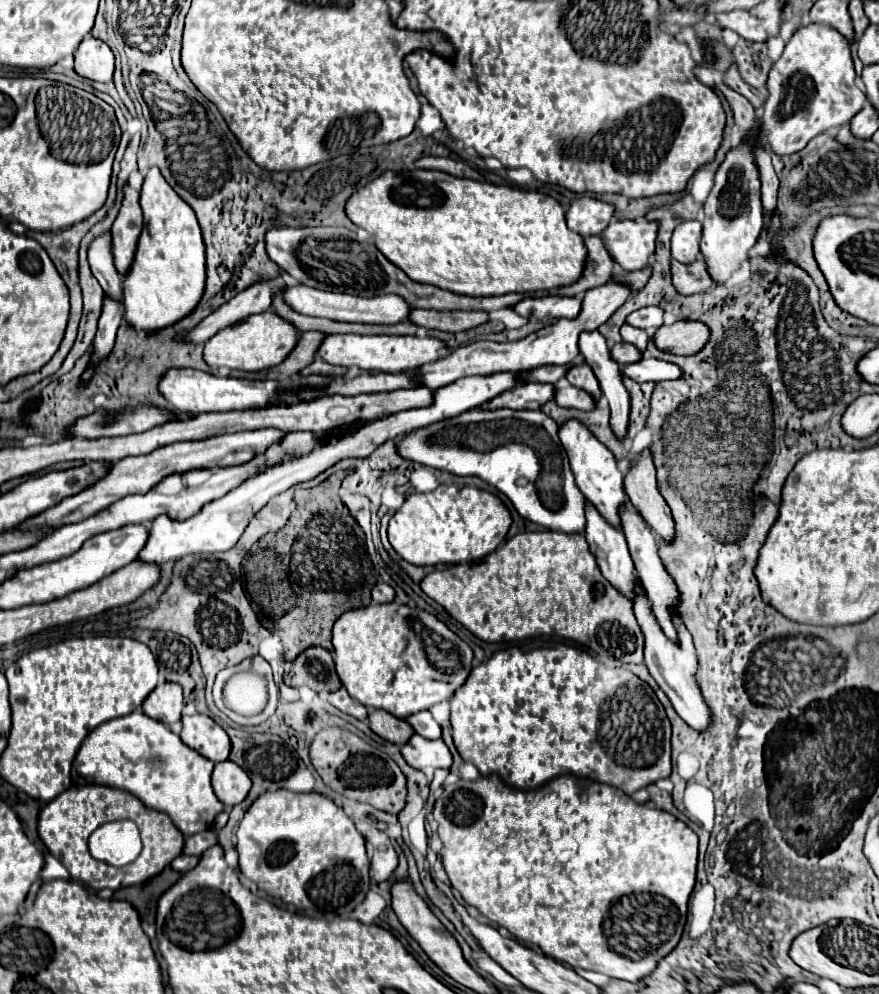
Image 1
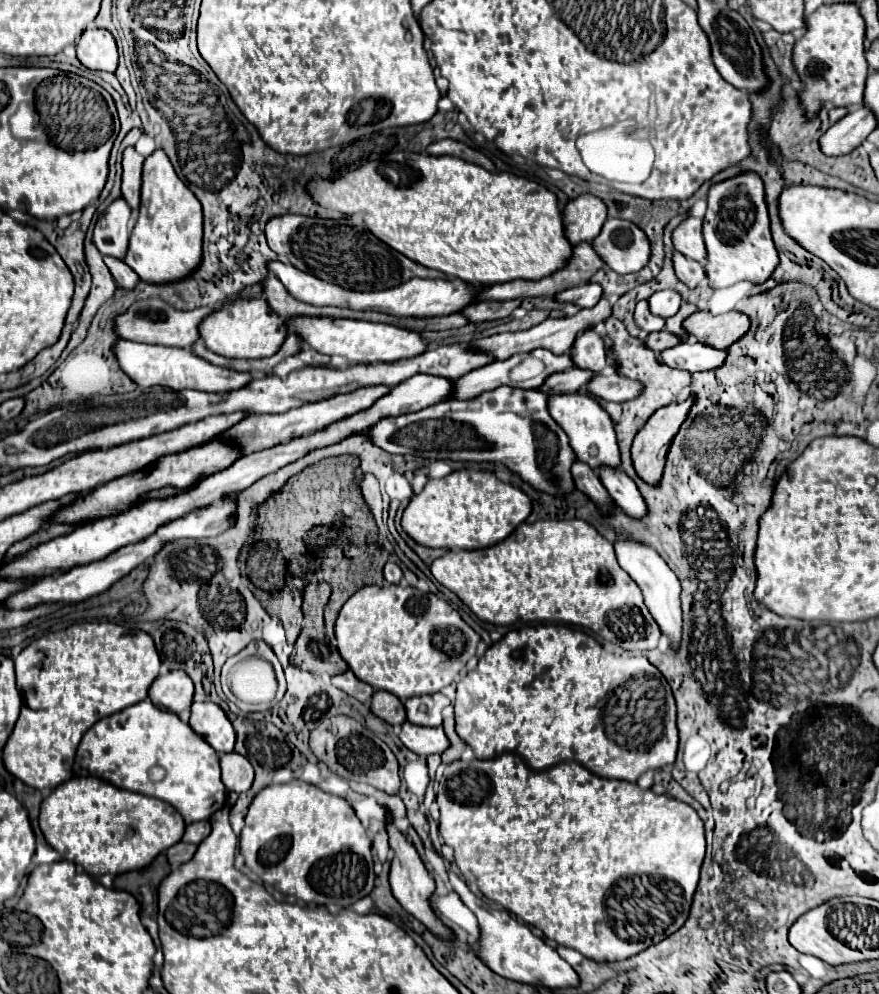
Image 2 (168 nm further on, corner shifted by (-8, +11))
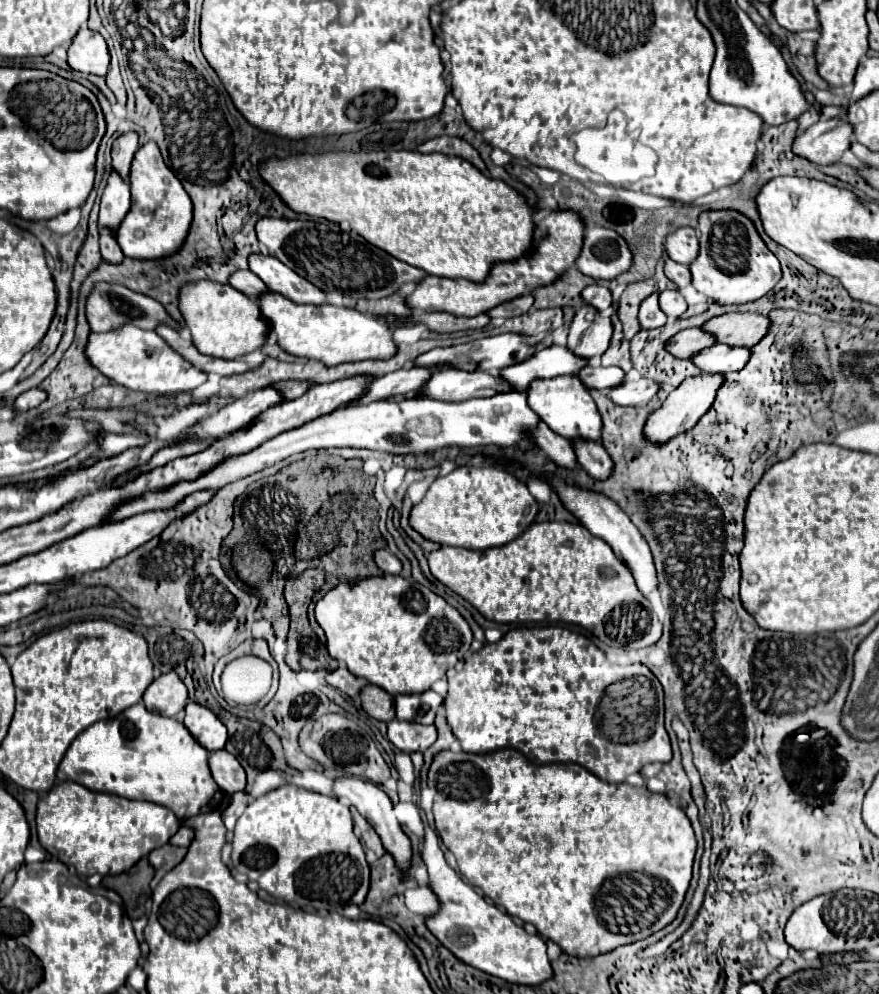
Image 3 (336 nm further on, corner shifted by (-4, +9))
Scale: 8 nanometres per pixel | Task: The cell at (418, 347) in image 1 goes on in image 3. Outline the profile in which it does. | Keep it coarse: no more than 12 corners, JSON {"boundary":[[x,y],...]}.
{"boundary":[[267,293],[261,313],[297,357],[391,359],[391,329],[335,305]]}

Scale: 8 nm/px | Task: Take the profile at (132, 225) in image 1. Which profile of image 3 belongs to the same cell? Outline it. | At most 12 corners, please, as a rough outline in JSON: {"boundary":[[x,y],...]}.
{"boundary":[[137,133],[121,135],[111,151],[113,169],[129,179]]}

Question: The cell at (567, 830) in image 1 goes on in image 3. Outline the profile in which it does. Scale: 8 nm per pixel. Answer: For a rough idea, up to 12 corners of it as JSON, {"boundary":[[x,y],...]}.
{"boundary":[[441,751],[461,875],[573,957],[677,917],[697,839],[645,787]]}

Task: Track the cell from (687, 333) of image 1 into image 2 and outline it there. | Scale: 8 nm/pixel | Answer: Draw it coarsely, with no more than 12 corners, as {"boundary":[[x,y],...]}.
{"boundary":[[697,311],[683,325],[697,341],[729,349],[749,331],[741,311]]}

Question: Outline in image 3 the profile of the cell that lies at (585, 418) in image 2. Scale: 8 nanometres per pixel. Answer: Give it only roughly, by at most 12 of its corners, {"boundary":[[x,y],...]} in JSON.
{"boundary":[[575,375],[533,381],[531,409],[557,435],[601,439],[601,413]]}

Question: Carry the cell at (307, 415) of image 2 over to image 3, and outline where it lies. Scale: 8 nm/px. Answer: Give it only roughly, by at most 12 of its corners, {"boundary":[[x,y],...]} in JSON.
{"boundary":[[397,369],[373,379],[349,401],[367,405],[405,395],[431,377],[433,369]]}

